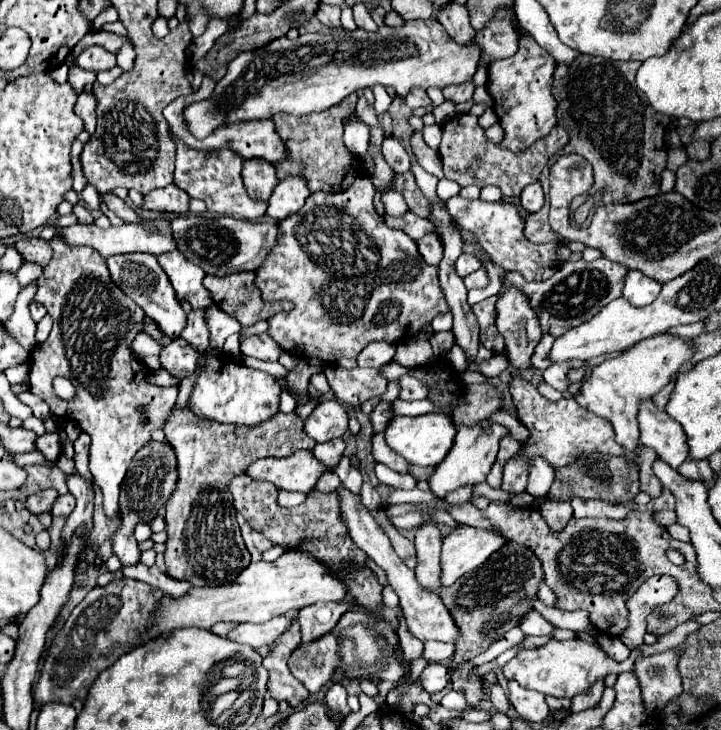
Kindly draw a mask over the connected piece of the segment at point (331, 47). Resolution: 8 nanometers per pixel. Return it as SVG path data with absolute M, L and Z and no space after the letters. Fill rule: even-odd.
M436 17L406 21L400 29L382 25L378 33L356 29L306 33L296 39L280 37L256 51L240 53L228 65L228 73L218 81L214 95L186 107L184 117L202 119L204 125L190 125L190 133L194 137L206 137L222 123L268 119L280 111L294 113L298 117L324 111L340 103L350 93L376 83L392 85L398 97L404 97L412 87L442 89L450 83L470 81L476 67L462 67L462 59L478 65L480 55L482 47L478 43L454 41ZM286 43L290 43L290 51L282 57Z

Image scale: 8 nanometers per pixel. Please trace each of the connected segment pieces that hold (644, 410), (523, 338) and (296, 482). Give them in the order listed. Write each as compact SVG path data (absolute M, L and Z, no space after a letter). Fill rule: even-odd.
M644 401L638 413L640 443L654 449L662 461L678 469L688 457L688 443L680 423L672 421L664 411L658 411L652 401Z
M508 289L498 301L496 325L500 335L506 339L506 355L510 365L516 369L530 369L532 353L542 339L542 331L534 311L530 311L528 301L520 291Z
M296 451L288 457L264 457L252 463L246 473L256 481L270 481L286 491L308 493L328 467L312 451Z

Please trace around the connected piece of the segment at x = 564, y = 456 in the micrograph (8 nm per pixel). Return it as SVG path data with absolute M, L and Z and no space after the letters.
M514 379L510 383L510 393L512 393L514 405L518 407L518 417L520 417L522 425L526 425L530 431L530 441L528 441L528 445L524 445L514 461L508 461L504 465L502 491L524 493L526 481L528 481L529 462L534 457L548 459L552 467L562 467L562 465L574 463L582 457L590 457L592 453L624 455L626 449L620 443L616 443L612 423L608 423L608 419L604 419L604 417L584 411L580 405L576 405L574 399L560 399L556 403L548 401L526 379Z

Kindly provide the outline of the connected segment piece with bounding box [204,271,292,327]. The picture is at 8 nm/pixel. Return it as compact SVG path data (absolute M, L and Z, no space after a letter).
M232 273L224 277L206 275L204 287L212 293L214 305L218 305L224 313L240 321L242 327L250 327L258 321L266 321L280 311L290 311L292 303L264 303L260 297L260 289L256 287L256 273Z

